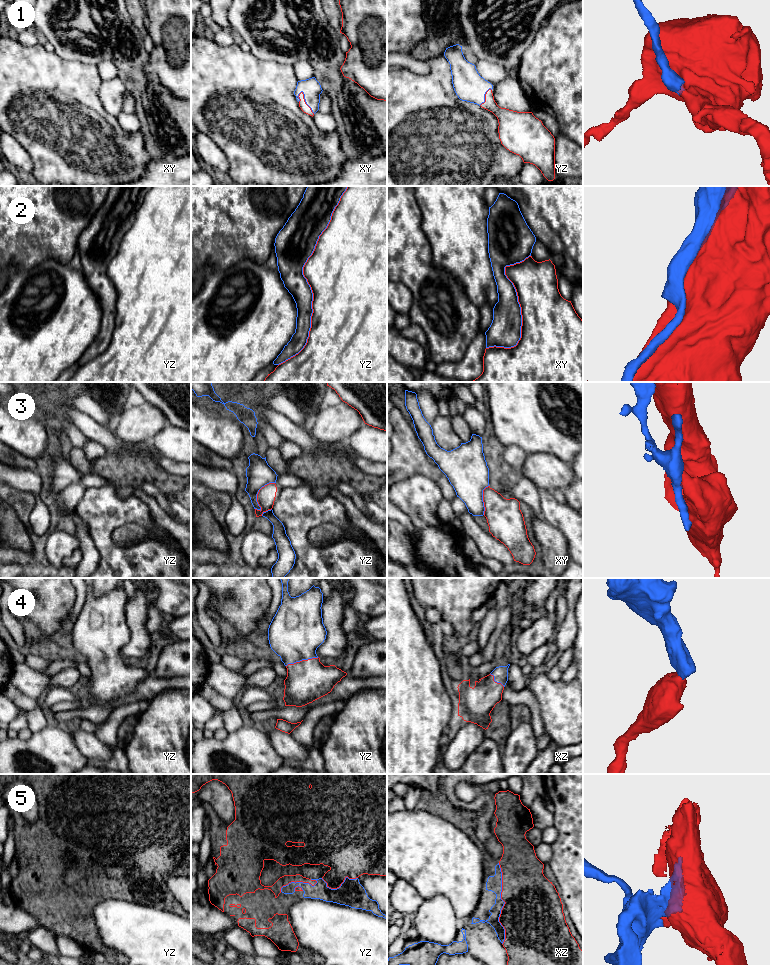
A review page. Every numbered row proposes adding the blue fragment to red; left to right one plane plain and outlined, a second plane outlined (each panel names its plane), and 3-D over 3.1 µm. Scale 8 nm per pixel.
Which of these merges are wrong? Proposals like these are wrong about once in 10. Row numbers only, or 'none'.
2, 3

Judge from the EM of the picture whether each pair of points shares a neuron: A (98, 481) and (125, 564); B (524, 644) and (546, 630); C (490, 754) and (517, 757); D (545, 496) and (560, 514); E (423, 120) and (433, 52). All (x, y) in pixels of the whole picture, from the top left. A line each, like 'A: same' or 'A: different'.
A: different
B: same
C: different
D: same
E: different

